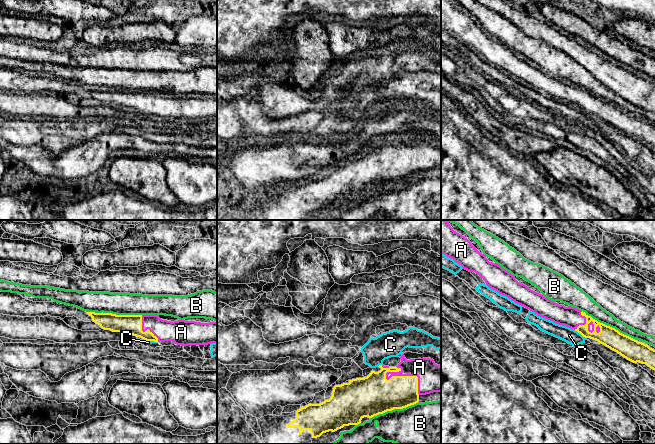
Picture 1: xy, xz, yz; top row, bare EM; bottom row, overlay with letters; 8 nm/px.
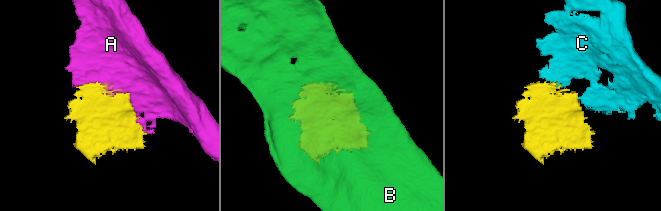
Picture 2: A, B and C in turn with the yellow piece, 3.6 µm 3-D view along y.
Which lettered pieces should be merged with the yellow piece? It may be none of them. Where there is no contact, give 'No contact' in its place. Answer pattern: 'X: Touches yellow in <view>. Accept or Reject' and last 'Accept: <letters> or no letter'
A: Touches yellow in xz. Accept
B: Touches yellow in yz. Reject
C: Touches yellow in yz. Reject
Accept: A

